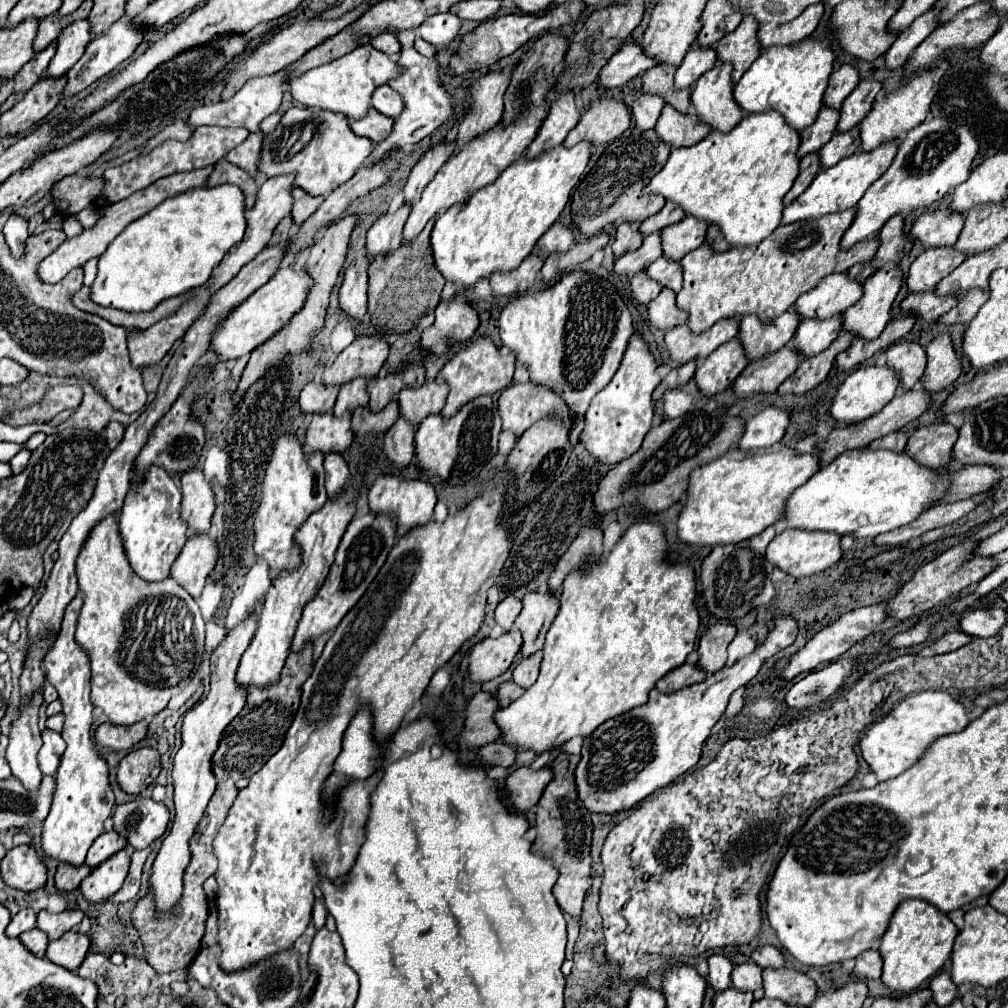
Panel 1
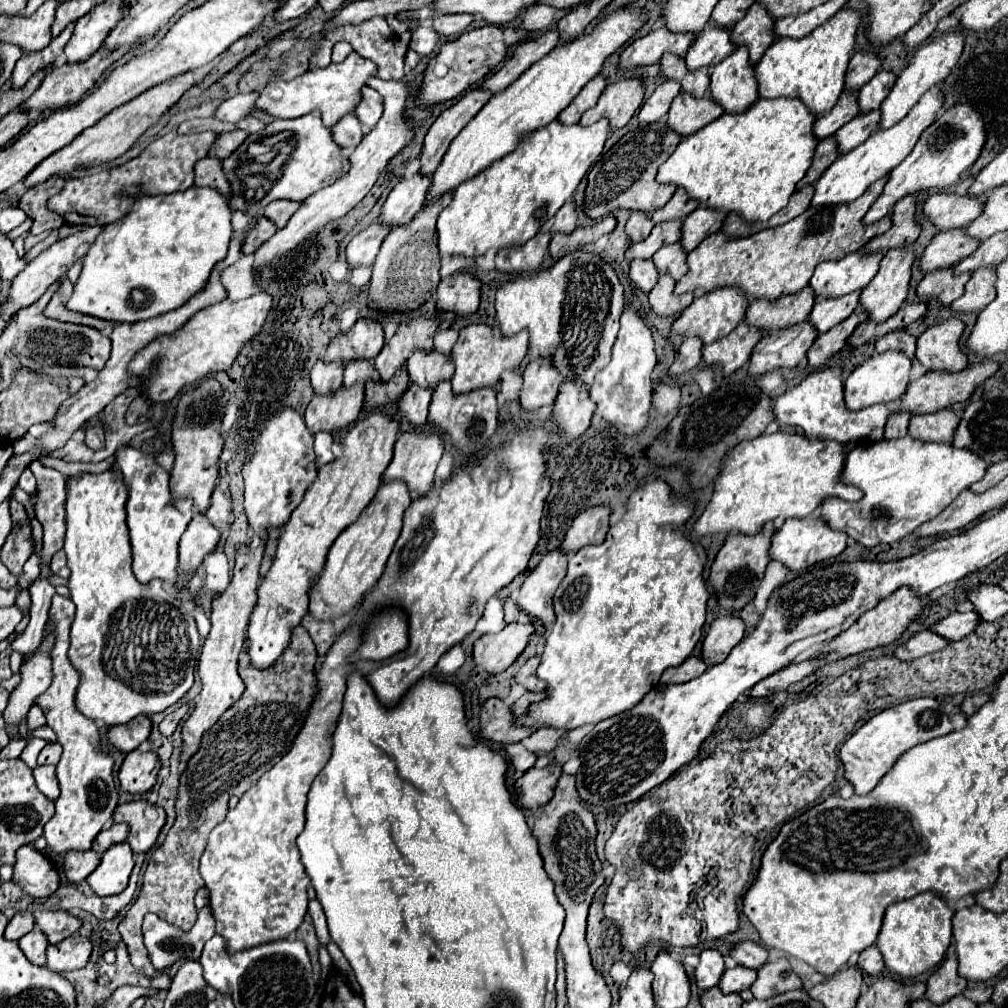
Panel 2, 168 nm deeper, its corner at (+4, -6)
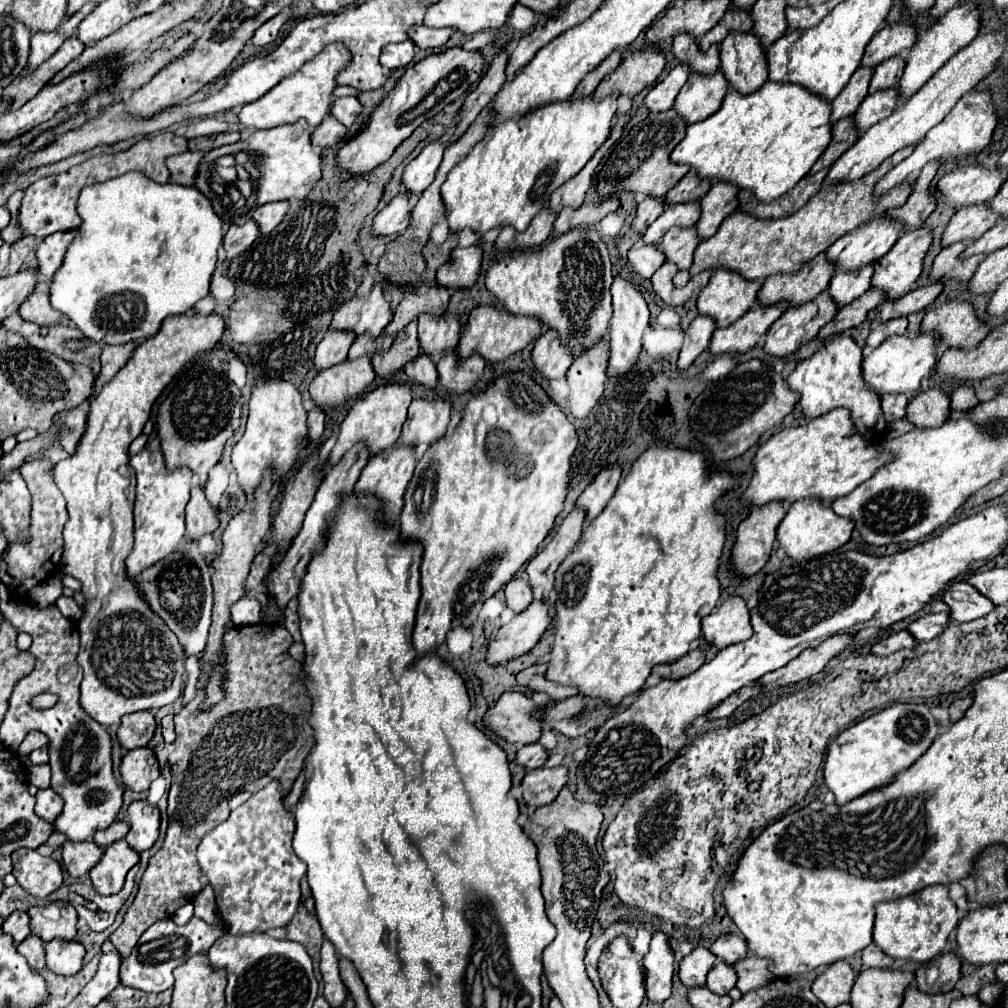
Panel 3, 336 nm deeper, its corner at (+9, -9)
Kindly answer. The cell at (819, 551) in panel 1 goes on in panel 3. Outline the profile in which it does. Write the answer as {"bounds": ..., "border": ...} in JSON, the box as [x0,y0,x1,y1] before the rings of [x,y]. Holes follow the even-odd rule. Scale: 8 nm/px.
{"bounds":[776,500,854,562],"border":[[[800,500],[800,504],[790,504],[784,520],[778,526],[776,540],[778,546],[784,548],[788,558],[802,562],[838,550],[850,540],[852,530],[854,530],[852,520],[836,516],[828,504],[820,504],[818,500]]]}

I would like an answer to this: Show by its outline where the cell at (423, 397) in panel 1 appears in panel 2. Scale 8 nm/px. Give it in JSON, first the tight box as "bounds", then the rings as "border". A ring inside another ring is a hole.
{"bounds":[407,349,453,387],"border":[[[417,349],[407,361],[407,369],[411,383],[417,383],[421,387],[435,387],[439,381],[453,377],[451,355],[445,355],[437,349],[429,353]]]}

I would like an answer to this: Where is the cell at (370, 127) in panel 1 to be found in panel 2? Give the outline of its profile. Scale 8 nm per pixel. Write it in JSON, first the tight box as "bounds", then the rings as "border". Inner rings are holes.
{"bounds":[331,115,363,158],"border":[[[355,115],[341,117],[341,121],[337,121],[337,125],[331,127],[331,133],[333,133],[333,141],[342,149],[342,156],[347,158],[363,139],[363,129]]]}

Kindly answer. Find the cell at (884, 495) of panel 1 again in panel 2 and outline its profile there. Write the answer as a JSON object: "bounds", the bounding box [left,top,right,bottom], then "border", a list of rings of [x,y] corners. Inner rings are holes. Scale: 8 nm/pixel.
{"bounds":[819,433,987,547],"border":[[[907,433],[905,437],[899,437],[893,441],[883,439],[877,443],[857,445],[845,461],[841,479],[845,483],[851,483],[851,485],[857,485],[859,489],[863,489],[865,497],[857,503],[849,503],[849,501],[837,499],[837,497],[825,499],[823,505],[819,507],[819,515],[835,531],[845,531],[849,537],[863,543],[865,547],[875,547],[881,543],[895,543],[895,541],[901,541],[903,537],[911,535],[925,521],[931,521],[933,517],[937,517],[961,491],[969,489],[973,483],[983,479],[985,471],[987,471],[987,463],[981,457],[977,457],[969,449],[955,449],[953,443],[949,443],[949,441],[943,441],[943,443],[921,441],[921,439],[909,437],[909,433]]]}

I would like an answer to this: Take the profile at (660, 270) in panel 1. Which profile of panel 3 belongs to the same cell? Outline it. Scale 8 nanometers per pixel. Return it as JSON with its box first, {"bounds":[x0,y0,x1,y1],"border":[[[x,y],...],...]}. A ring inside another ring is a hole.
{"bounds":[658,226,700,270],"border":[[[694,226],[690,228],[672,228],[662,242],[658,244],[658,250],[666,256],[666,260],[674,262],[678,270],[686,270],[692,264],[692,252],[700,244]]]}

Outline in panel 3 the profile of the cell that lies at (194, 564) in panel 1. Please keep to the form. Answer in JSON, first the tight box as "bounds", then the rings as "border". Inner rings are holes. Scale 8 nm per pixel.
{"bounds":[186,486,218,542],"border":[[[200,486],[192,488],[192,498],[186,506],[186,540],[196,542],[204,534],[210,534],[218,528],[218,516],[208,504],[204,490]]]}

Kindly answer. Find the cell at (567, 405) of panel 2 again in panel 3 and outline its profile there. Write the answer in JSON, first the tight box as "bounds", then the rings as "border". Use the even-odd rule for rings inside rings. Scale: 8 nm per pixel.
{"bounds":[566,334,608,420],"border":[[[608,334],[604,340],[586,352],[580,360],[574,360],[566,372],[570,394],[570,416],[574,420],[586,418],[604,392],[606,382],[606,360],[608,360]]]}

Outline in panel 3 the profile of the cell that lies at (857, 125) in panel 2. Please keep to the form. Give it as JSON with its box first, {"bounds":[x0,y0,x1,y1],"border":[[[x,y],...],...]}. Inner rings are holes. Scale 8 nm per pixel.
{"bounds":[854,88,898,134],"border":[[[896,88],[890,90],[880,90],[876,94],[870,94],[864,98],[864,102],[860,104],[860,108],[854,114],[854,128],[858,134],[866,132],[868,128],[872,128],[874,124],[878,124],[880,120],[884,120],[888,114],[892,114],[892,110],[898,104],[898,92]]]}

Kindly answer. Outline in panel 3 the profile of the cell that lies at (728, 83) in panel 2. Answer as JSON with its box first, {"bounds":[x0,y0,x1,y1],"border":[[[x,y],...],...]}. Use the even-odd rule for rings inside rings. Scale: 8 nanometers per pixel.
{"bounds":[720,32,768,94],"border":[[[732,32],[732,36],[720,44],[720,70],[732,90],[740,94],[760,90],[768,80],[768,70],[758,38],[752,32]]]}

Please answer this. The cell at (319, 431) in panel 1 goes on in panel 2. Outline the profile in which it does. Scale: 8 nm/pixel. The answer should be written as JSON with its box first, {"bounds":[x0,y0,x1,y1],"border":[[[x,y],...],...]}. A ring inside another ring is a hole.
{"bounds":[305,381,365,433],"border":[[[357,381],[353,387],[339,387],[329,395],[313,395],[305,409],[305,423],[311,433],[333,431],[357,421],[363,409],[365,383]]]}

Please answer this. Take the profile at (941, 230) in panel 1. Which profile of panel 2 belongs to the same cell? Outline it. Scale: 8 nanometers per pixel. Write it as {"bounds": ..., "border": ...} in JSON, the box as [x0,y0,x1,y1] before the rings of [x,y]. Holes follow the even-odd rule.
{"bounds":[925,191,981,231],"border":[[[939,191],[925,201],[925,215],[941,231],[965,227],[969,221],[977,219],[977,213],[981,213],[981,199],[969,197],[969,193],[955,195]]]}

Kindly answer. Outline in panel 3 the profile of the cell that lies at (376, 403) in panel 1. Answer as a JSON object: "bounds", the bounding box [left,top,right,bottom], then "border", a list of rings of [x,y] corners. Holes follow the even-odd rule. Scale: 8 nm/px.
{"bounds":[384,284,450,338],"border":[[[418,284],[414,290],[410,290],[404,296],[404,300],[400,302],[400,308],[396,310],[392,322],[384,328],[384,334],[396,338],[420,314],[432,314],[432,316],[444,314],[448,300],[450,300],[448,288]]]}

